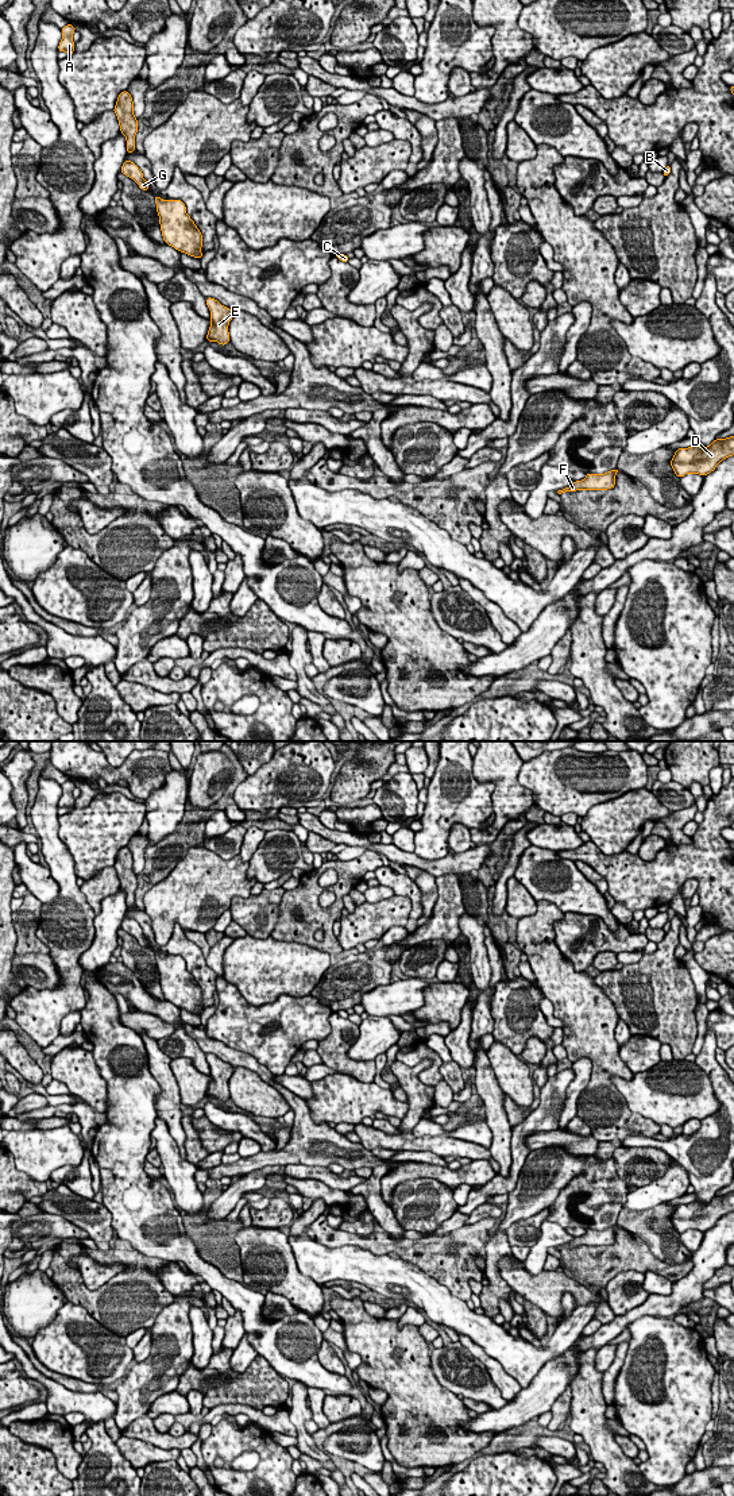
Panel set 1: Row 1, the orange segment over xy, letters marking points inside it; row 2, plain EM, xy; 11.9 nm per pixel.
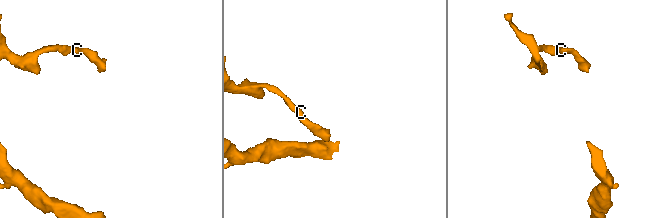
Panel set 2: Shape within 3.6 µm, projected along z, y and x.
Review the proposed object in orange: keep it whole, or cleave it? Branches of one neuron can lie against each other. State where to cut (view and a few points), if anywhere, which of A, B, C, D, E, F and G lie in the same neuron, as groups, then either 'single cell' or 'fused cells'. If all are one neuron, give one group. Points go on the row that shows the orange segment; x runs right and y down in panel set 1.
no cut; A B C D E F G; single cell

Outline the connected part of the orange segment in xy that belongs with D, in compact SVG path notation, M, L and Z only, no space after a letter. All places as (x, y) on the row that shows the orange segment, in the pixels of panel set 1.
M734 436L715 439L708 447L692 446L676 450L671 466L681 478L685 474L710 474L726 458L734 455Z

